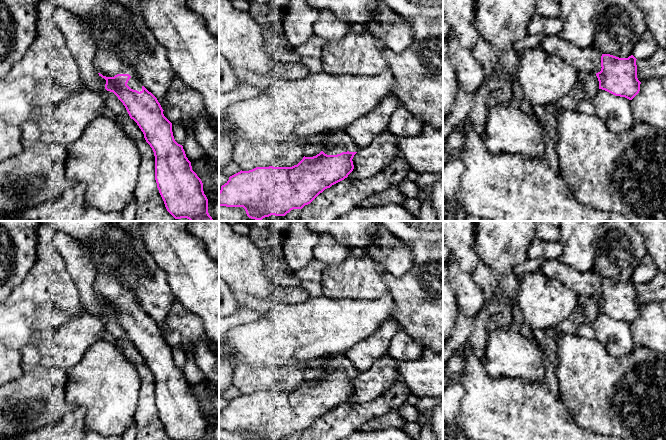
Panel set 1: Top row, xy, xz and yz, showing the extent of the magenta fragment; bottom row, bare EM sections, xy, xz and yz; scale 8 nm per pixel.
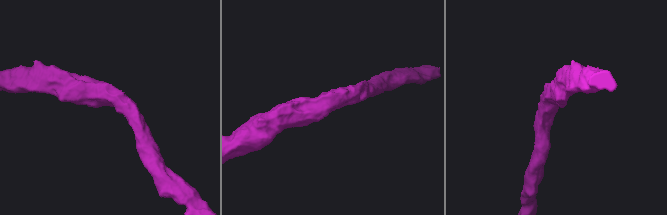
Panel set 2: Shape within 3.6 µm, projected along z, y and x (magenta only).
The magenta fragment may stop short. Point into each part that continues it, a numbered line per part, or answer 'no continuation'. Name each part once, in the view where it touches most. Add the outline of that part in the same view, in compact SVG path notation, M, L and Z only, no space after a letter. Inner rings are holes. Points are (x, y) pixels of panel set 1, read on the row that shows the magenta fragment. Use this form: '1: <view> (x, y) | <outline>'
1: xy (108, 64) | M97 49L93 66L98 73L106 77L114 77L117 74L129 74L131 78L127 85L133 90L142 91L142 84L137 79L134 69L116 54L104 49Z

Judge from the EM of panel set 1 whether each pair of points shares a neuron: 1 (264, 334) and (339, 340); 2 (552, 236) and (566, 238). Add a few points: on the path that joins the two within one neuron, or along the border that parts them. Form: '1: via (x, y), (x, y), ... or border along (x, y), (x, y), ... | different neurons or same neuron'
1: via (283, 334), (320, 334) | same neuron
2: border along (560, 231), (558, 240) | different neurons

